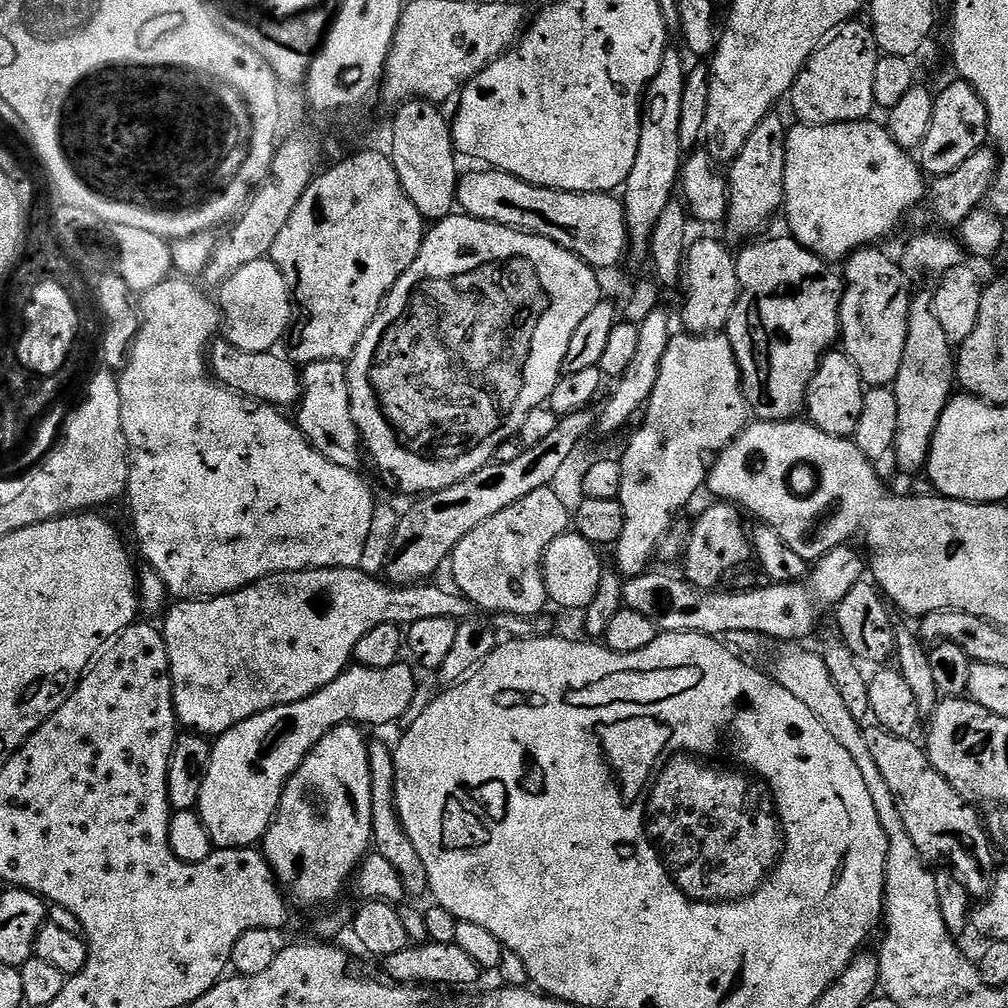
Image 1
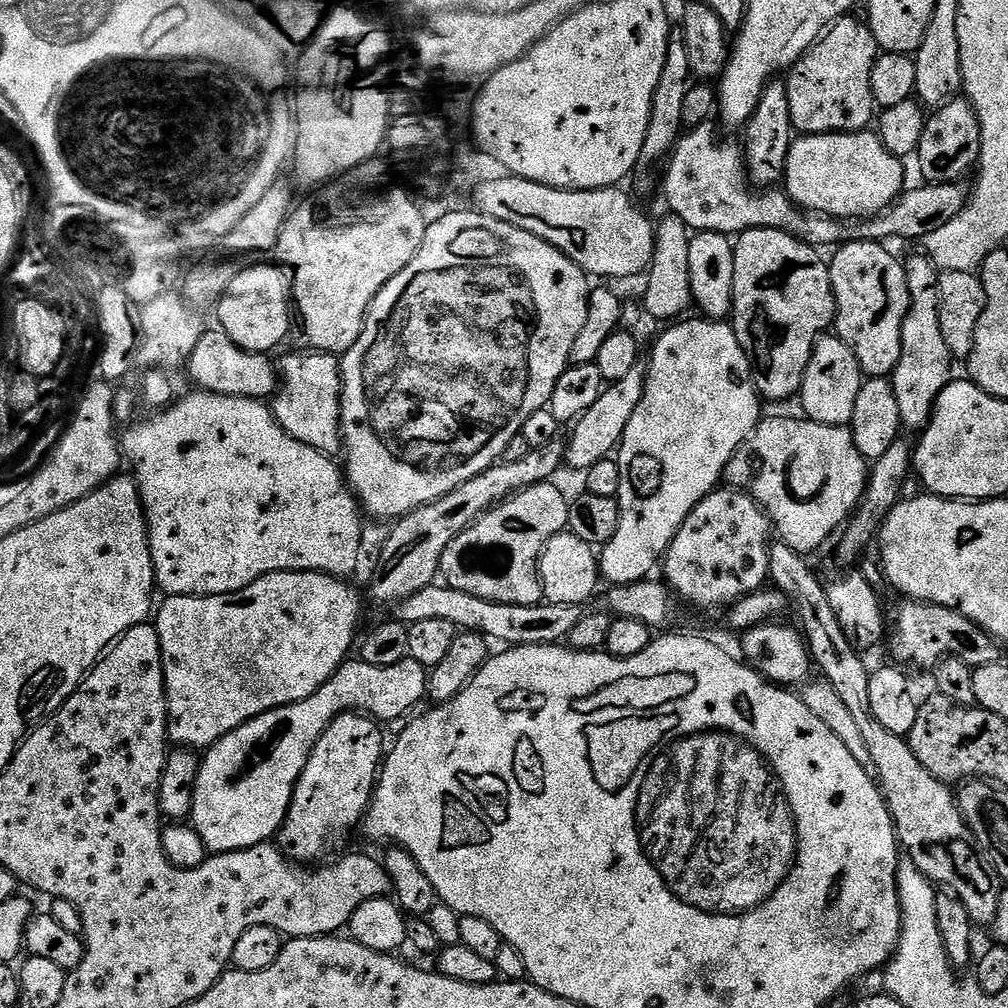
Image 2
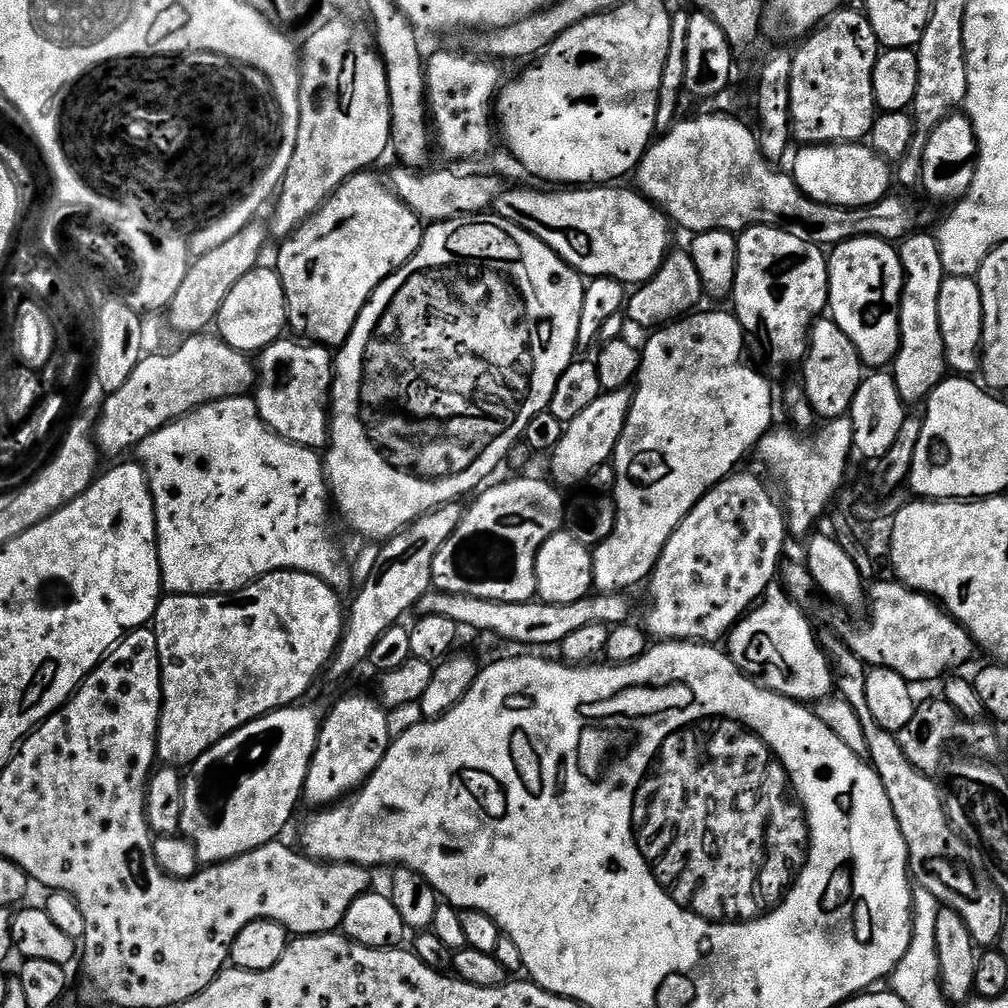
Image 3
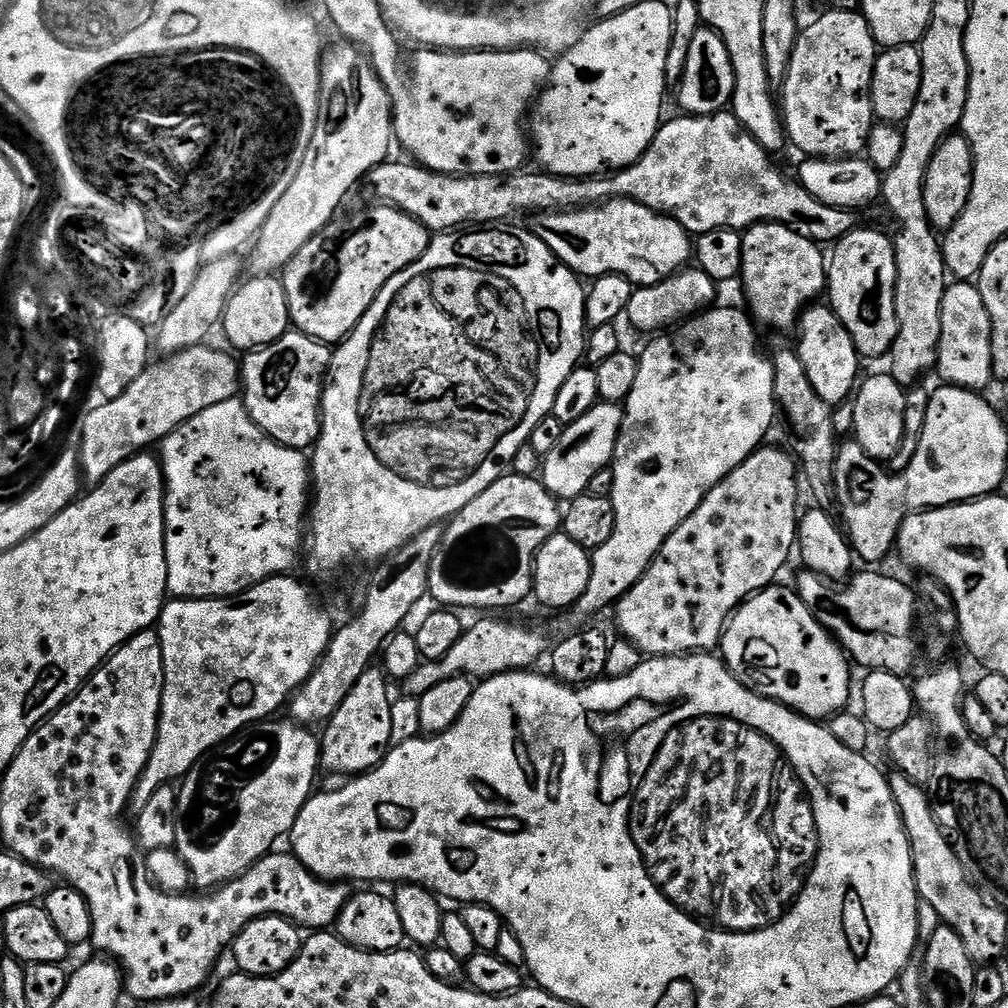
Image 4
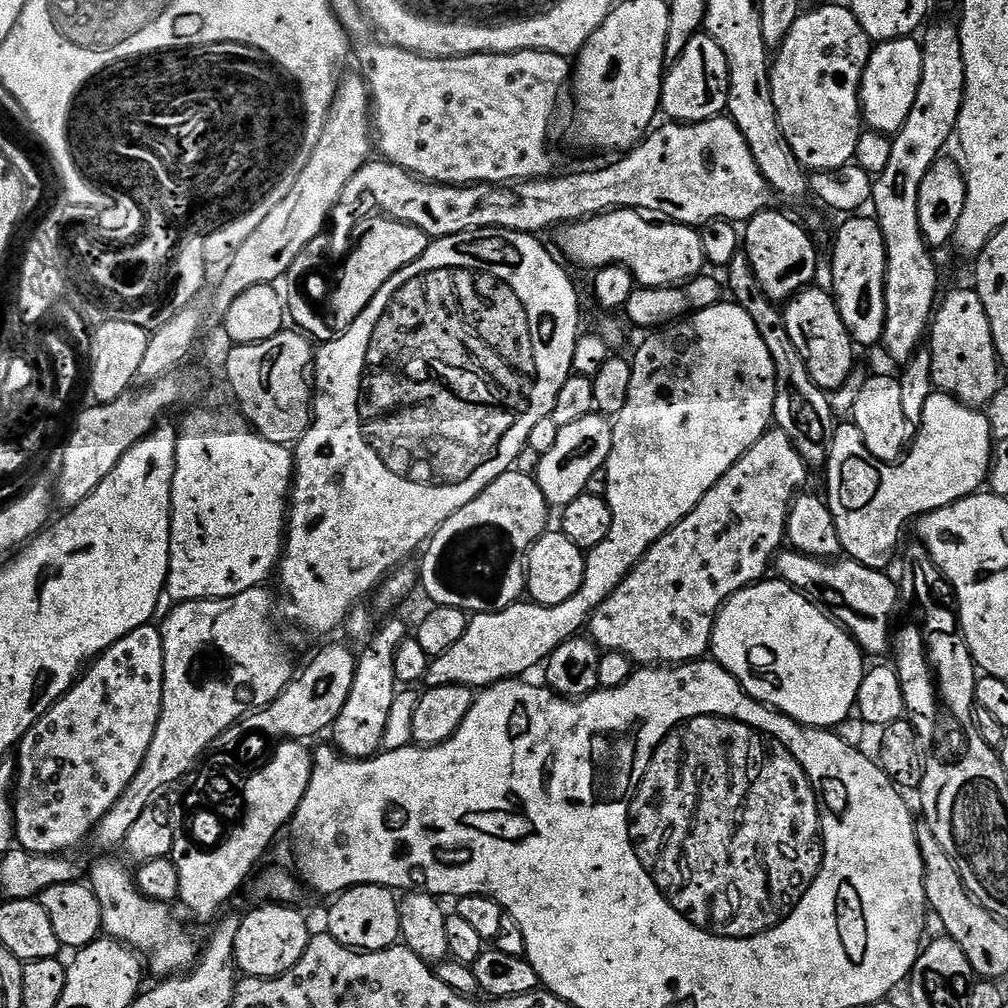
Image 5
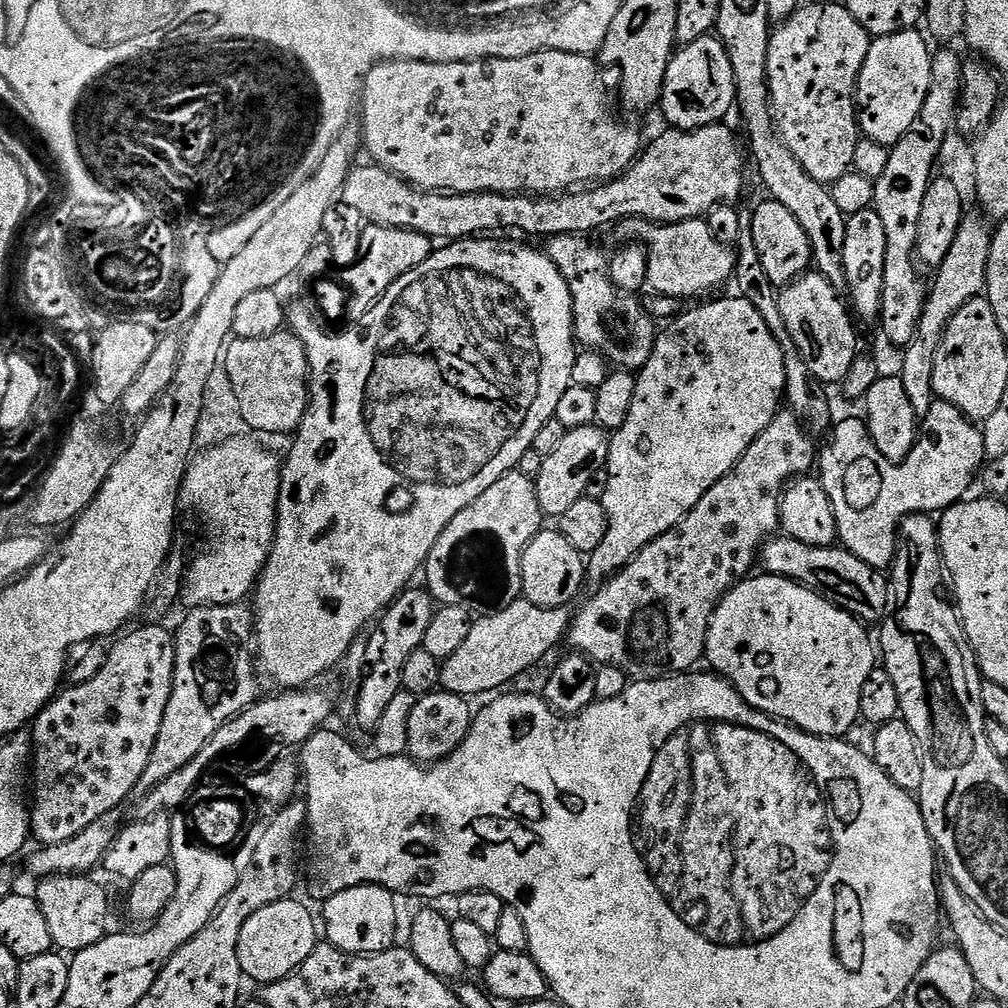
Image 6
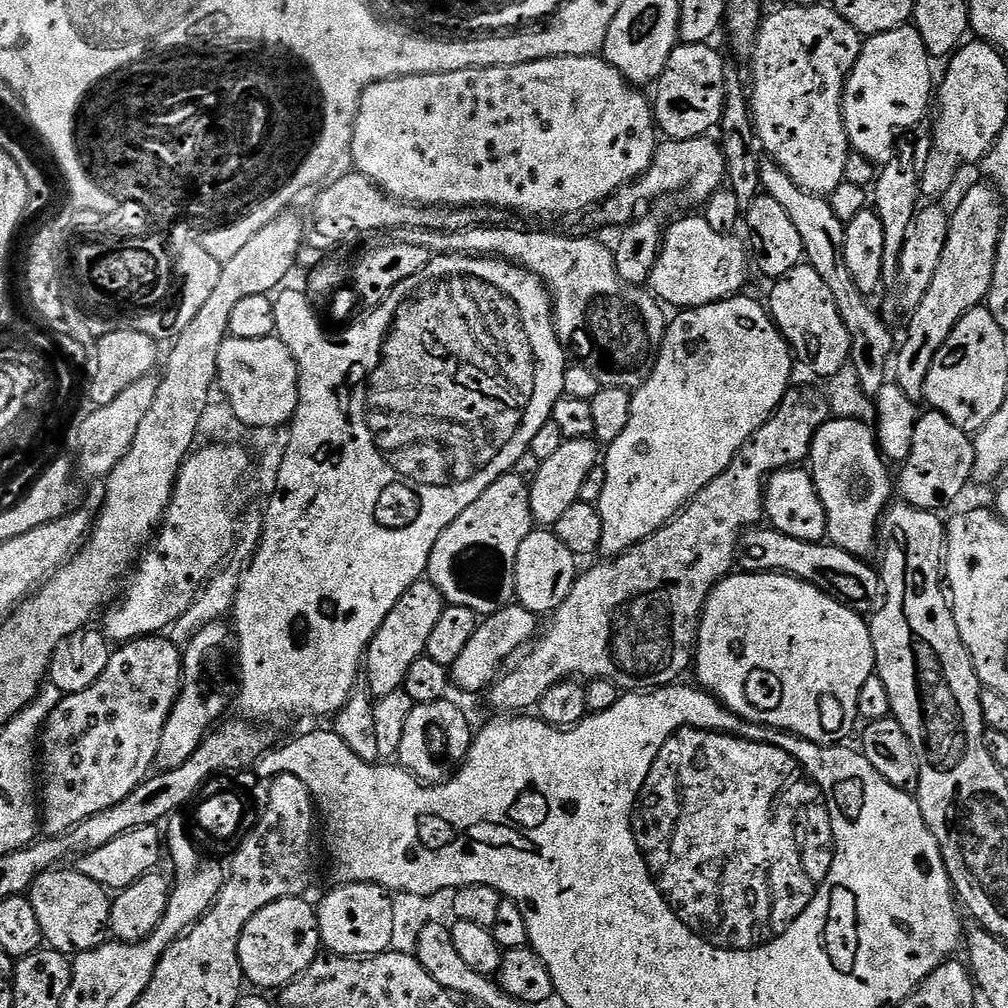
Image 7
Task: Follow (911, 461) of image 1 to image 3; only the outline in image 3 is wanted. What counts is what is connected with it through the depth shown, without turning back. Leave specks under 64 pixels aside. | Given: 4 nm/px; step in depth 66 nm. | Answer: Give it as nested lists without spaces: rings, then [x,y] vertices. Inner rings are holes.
[[[935,235],[909,236],[898,248],[904,267],[904,289],[900,295],[900,349],[890,365],[898,394],[905,405],[927,401],[928,395],[949,375],[948,359],[942,342],[942,326],[938,322],[938,294],[942,290],[945,270],[942,254],[938,254]]]

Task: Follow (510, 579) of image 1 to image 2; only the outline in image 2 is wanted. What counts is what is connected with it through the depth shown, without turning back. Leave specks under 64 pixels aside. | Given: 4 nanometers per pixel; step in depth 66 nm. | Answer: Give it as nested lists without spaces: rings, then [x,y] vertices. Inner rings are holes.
[[[545,482],[524,488],[489,508],[468,529],[458,534],[450,546],[446,546],[439,570],[443,583],[449,584],[454,590],[466,590],[466,594],[474,594],[474,598],[486,598],[490,602],[518,606],[541,603],[544,600],[544,588],[540,585],[540,555],[550,538],[567,529],[568,505],[569,502],[558,494],[554,486]]]

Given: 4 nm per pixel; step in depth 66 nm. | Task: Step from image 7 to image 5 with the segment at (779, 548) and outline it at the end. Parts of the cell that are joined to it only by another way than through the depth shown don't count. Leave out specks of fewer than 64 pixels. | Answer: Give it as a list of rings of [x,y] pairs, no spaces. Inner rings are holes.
[[[784,550],[777,555],[774,561],[774,572],[785,585],[797,588],[812,603],[818,605],[833,620],[837,620],[849,634],[860,644],[860,649],[869,657],[880,656],[889,651],[894,640],[894,623],[892,624],[892,611],[898,605],[898,588],[887,575],[887,571],[860,564],[851,558],[836,558],[829,562],[818,556],[807,556],[805,552]]]

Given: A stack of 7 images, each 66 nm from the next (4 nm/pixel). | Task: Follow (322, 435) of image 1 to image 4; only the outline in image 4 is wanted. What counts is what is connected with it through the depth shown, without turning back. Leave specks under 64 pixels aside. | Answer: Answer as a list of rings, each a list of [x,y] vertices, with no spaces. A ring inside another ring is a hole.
[[[289,330],[282,338],[261,348],[253,348],[245,356],[248,357],[240,364],[242,399],[252,421],[271,440],[277,440],[282,446],[311,449],[320,436],[320,396],[324,392],[328,365],[332,363],[329,345],[308,336],[305,332]]]

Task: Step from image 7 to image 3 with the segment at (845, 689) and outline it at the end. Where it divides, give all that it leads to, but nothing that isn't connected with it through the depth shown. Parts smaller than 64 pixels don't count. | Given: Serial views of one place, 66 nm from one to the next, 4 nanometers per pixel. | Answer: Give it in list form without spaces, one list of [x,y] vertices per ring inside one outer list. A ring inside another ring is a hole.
[[[773,586],[769,588],[768,591],[764,593],[759,603],[757,603],[747,614],[741,616],[735,628],[728,633],[726,637],[726,651],[728,655],[732,657],[732,661],[734,661],[734,663],[736,663],[738,667],[746,673],[746,675],[751,676],[753,680],[763,684],[765,688],[769,688],[771,692],[777,692],[783,696],[788,696],[792,700],[815,702],[817,700],[824,699],[826,696],[833,695],[834,677],[832,674],[832,666],[828,662],[828,656],[820,648],[817,629],[812,629],[811,622],[808,621],[806,617],[800,616],[800,612],[802,612],[801,605],[798,605],[794,603],[793,600],[788,599],[783,587]]]

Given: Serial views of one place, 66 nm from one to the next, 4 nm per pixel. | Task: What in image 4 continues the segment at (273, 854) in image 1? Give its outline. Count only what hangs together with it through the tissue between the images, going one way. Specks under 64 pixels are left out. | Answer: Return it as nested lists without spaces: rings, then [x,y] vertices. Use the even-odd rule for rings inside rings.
[[[379,667],[368,668],[354,682],[354,690],[346,694],[346,702],[323,725],[324,737],[319,737],[320,768],[328,772],[341,772],[344,778],[369,772],[384,761],[393,747],[391,740],[391,708],[394,696],[388,693],[389,677]]]

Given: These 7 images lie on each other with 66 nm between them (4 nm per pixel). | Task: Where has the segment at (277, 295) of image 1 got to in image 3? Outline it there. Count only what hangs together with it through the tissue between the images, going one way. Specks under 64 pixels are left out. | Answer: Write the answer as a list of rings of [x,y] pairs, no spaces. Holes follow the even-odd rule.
[[[257,266],[222,302],[222,310],[216,315],[215,331],[234,350],[245,354],[259,354],[269,348],[274,341],[285,335],[288,323],[288,303],[284,297],[284,287],[275,267]]]

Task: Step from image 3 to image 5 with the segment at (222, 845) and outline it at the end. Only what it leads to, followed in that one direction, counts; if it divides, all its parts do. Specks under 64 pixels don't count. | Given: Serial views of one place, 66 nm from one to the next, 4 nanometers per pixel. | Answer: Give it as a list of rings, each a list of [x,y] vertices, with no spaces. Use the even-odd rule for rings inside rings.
[[[298,740],[288,744],[288,748],[280,748],[276,764],[270,765],[268,772],[260,772],[256,780],[252,779],[252,784],[248,784],[248,804],[252,804],[254,811],[248,812],[244,828],[239,828],[236,836],[231,836],[220,852],[192,854],[189,847],[192,841],[184,837],[184,832],[180,832],[180,824],[174,825],[174,846],[170,858],[176,863],[180,879],[178,904],[190,915],[218,911],[247,882],[248,875],[257,871],[256,863],[267,854],[272,839],[291,825],[312,777],[313,753],[304,748],[307,747]]]

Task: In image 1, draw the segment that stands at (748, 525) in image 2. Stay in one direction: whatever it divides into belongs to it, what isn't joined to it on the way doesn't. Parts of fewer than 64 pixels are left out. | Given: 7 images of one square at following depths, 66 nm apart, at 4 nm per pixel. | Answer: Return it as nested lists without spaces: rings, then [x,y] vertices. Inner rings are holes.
[[[712,502],[712,505],[697,518],[692,524],[692,533],[688,536],[688,545],[683,545],[682,561],[684,560],[684,572],[682,571],[683,579],[689,580],[694,586],[706,588],[709,590],[715,589],[731,572],[739,573],[747,560],[753,559],[752,542],[750,539],[749,529],[744,529],[745,517],[742,515],[741,509],[737,505],[727,502]]]

